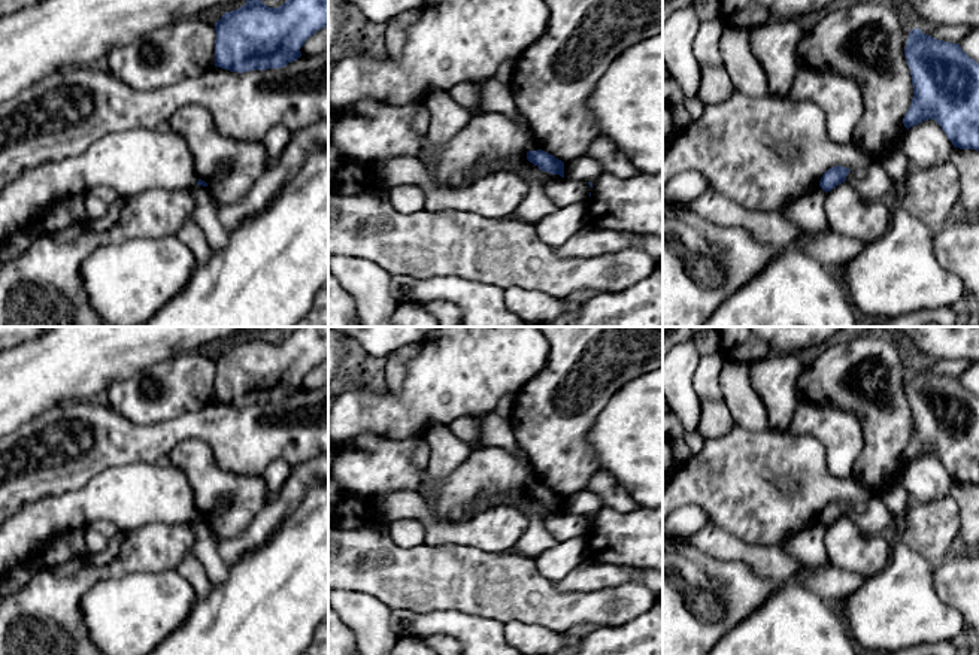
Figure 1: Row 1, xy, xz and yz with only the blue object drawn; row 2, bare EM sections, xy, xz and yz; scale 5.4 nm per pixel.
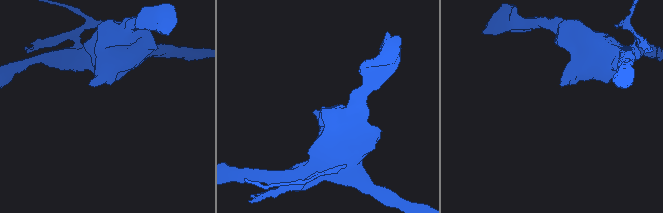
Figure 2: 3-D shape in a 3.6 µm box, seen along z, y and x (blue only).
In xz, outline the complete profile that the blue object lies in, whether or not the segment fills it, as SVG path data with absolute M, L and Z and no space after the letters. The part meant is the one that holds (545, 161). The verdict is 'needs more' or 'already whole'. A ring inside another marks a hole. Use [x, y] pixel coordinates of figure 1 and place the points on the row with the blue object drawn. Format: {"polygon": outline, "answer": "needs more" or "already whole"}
{"polygon": "M542 149L528 151L527 160L537 166L542 172L560 175L564 178L564 163Z", "answer": "already whole"}

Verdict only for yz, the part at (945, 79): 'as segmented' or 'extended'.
as segmented

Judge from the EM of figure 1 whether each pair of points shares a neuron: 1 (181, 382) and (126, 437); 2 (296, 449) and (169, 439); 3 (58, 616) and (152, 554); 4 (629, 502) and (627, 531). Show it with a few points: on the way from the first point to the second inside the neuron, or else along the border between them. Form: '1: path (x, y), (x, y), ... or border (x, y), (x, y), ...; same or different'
1: border (108, 405), (139, 424), (157, 424), (172, 420); different
2: path (264, 433), (200, 430); same
3: path (72, 590), (93, 569), (109, 569), (126, 557); same
4: border (606, 506), (615, 511), (635, 511), (639, 508); different

